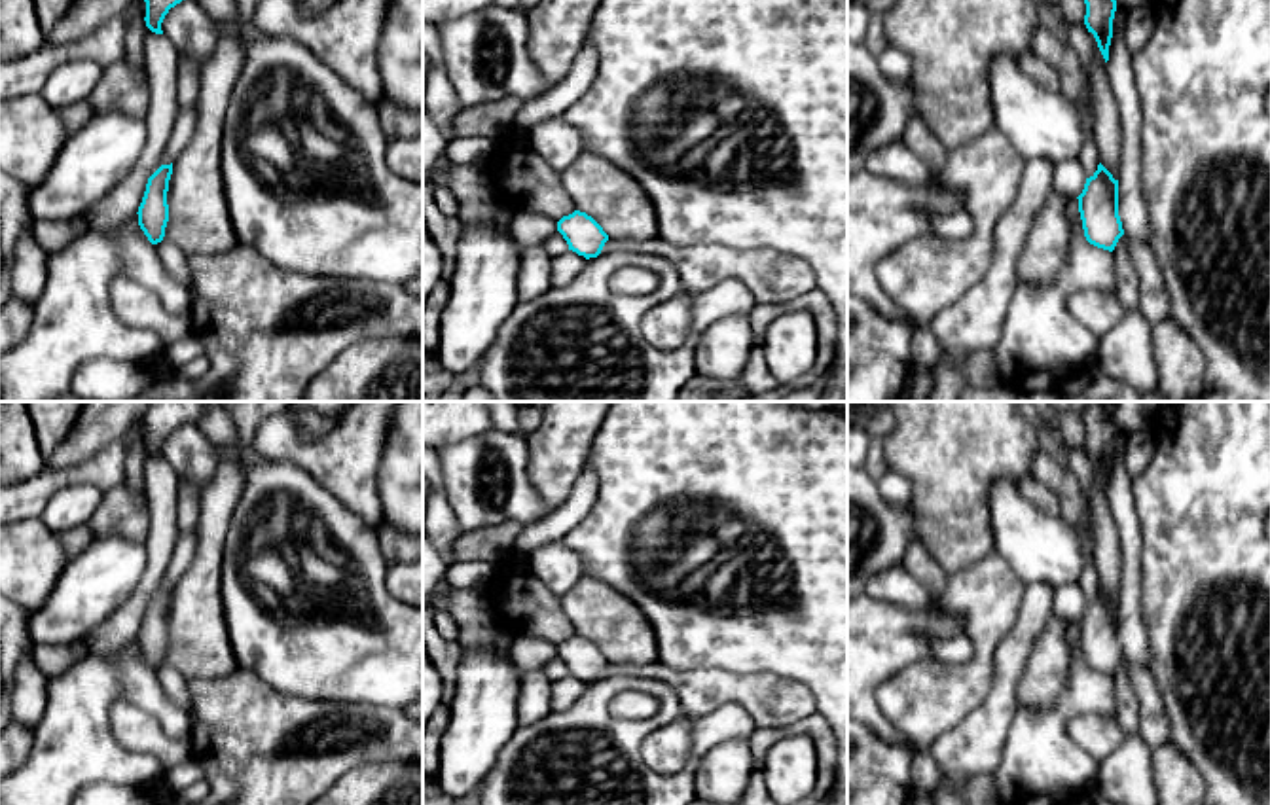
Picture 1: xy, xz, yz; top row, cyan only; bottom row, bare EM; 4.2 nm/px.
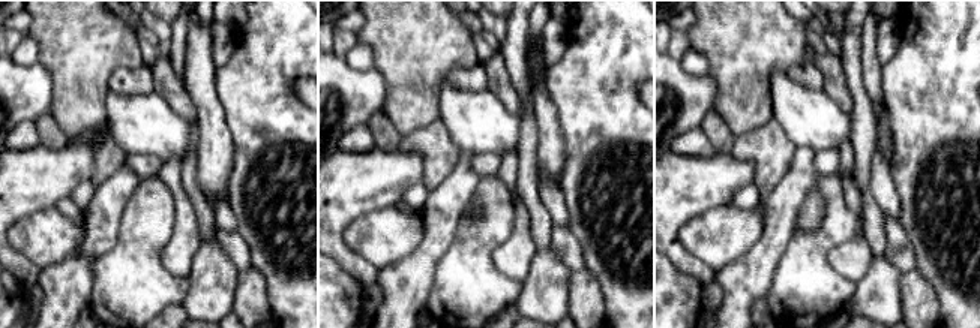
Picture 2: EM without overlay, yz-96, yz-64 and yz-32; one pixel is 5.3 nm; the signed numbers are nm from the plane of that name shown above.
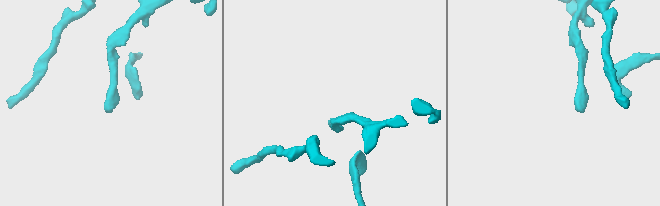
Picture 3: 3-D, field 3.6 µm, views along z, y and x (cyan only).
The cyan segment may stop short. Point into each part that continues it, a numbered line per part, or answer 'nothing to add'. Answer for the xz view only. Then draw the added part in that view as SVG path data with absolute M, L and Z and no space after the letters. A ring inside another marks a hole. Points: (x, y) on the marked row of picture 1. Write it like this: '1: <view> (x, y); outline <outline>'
nothing to add

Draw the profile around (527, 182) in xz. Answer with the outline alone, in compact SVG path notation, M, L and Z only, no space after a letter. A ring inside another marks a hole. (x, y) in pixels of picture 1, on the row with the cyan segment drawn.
M510 125L495 138L487 174L512 212L536 212L561 220L576 210L561 172L535 153L529 133Z

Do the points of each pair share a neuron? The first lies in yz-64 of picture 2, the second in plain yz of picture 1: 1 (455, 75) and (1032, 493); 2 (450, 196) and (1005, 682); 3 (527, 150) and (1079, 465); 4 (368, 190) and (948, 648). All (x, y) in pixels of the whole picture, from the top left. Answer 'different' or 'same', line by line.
1: same
2: same
3: different
4: different

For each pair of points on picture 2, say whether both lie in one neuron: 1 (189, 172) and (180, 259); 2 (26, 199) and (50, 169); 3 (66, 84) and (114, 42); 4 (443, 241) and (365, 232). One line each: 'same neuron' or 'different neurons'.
1: different neurons
2: same neuron
3: same neuron
4: different neurons

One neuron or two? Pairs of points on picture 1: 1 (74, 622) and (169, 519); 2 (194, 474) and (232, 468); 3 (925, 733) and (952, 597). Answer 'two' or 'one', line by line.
1: two
2: two
3: one

